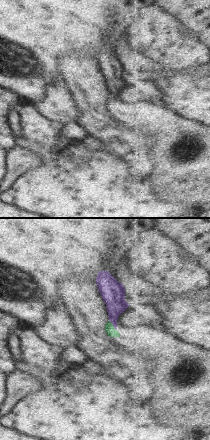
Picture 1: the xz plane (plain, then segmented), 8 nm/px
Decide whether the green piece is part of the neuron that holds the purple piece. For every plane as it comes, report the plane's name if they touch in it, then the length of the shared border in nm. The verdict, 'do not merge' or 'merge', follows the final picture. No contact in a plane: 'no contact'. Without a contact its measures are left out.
meets purple in xz; contact 110 nm long

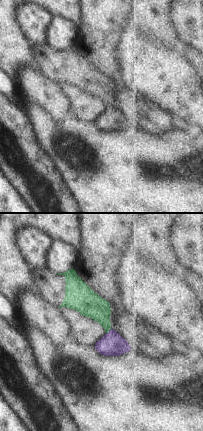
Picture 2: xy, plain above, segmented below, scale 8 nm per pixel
meets purple in xy; contact 70 nm long

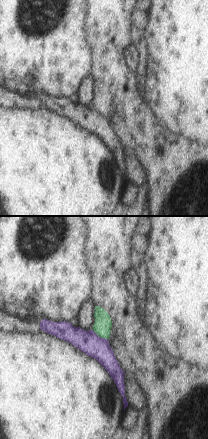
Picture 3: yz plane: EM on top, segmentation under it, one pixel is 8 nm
meets purple in yz; contact 140 nm long

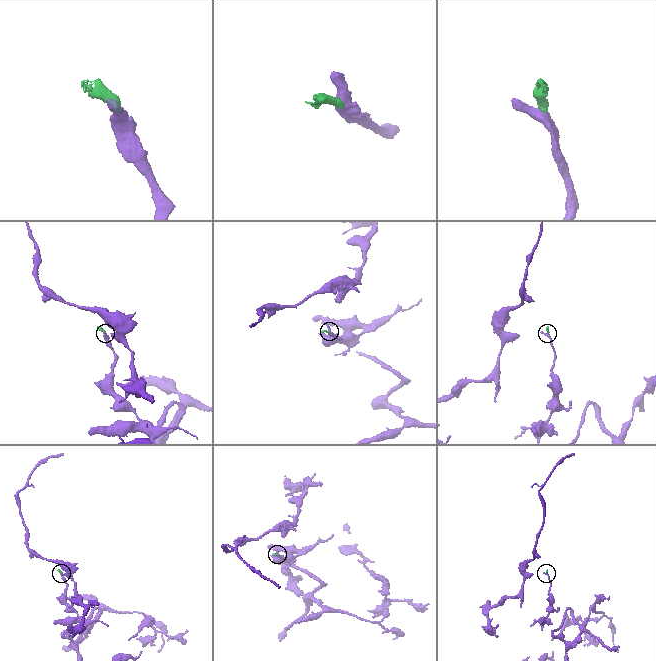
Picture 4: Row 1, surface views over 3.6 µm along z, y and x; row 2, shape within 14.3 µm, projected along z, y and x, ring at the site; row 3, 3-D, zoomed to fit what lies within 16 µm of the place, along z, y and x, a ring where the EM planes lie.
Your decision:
do not merge

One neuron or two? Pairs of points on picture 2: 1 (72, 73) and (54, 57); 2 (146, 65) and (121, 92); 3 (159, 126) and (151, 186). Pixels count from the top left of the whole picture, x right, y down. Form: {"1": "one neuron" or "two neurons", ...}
{"1": "one neuron", "2": "two neurons", "3": "two neurons"}

